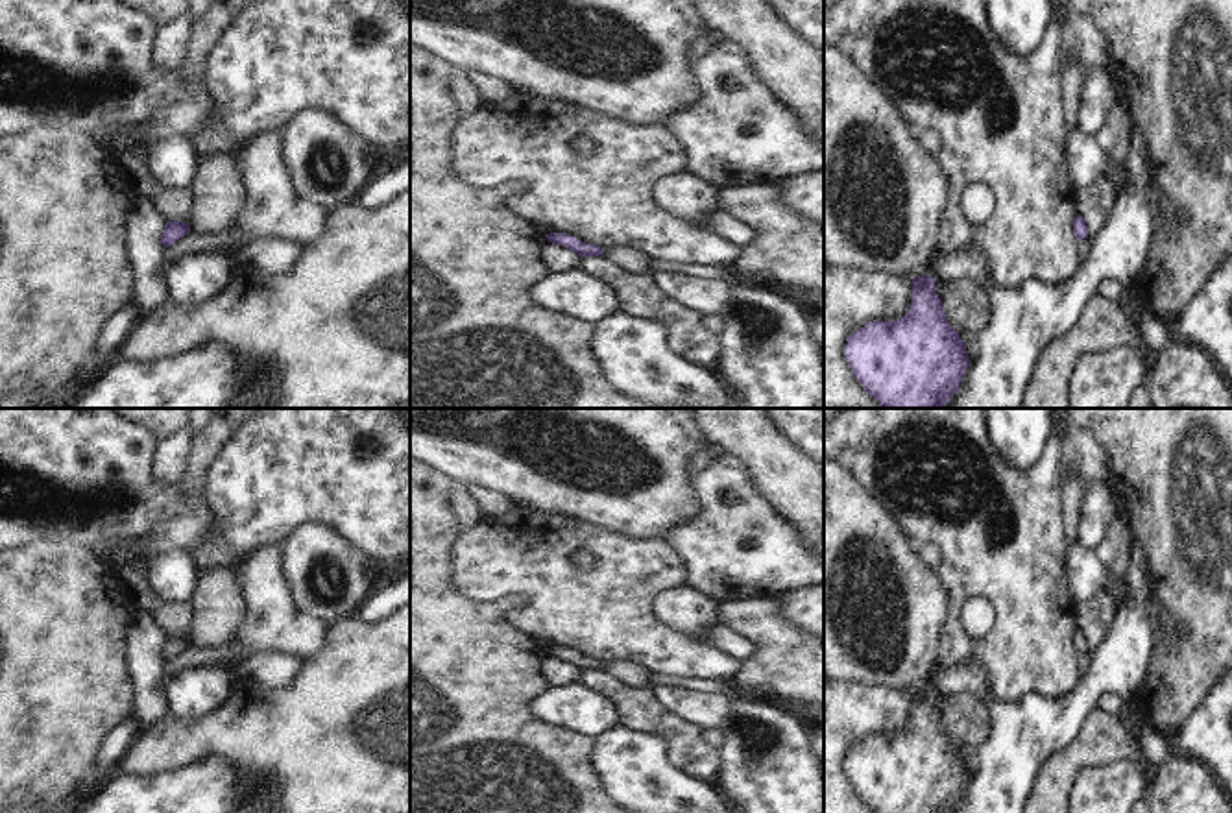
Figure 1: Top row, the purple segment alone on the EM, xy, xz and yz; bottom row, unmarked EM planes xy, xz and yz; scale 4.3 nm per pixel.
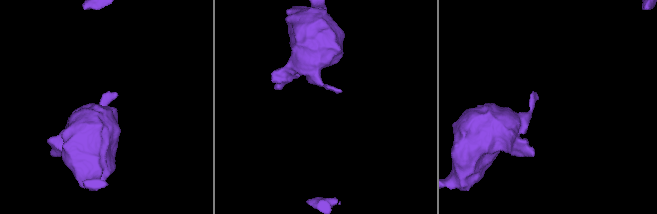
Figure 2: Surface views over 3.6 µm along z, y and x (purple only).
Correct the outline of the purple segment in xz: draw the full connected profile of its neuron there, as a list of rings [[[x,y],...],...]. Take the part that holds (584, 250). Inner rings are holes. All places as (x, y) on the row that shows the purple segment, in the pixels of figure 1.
[[[549,233],[547,240],[558,246],[563,246],[567,249],[573,249],[580,257],[597,257],[602,255],[602,249],[597,244],[586,244],[571,235],[565,233]]]

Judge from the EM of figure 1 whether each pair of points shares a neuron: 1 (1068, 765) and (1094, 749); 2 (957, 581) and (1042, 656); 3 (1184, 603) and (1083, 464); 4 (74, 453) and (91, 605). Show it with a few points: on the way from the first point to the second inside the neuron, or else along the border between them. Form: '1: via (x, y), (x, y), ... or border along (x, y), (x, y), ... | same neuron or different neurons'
1: via (1074, 760), (1088, 749) | same neuron
2: via (983, 581), (1033, 630) | same neuron
3: border along (1094, 440), (1109, 457), (1111, 481) | different neurons
4: border along (43, 542), (69, 542), (93, 551) | different neurons

